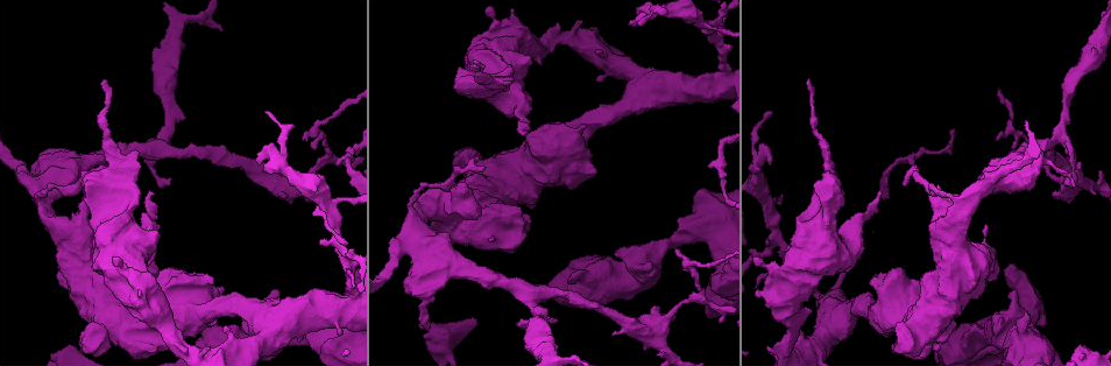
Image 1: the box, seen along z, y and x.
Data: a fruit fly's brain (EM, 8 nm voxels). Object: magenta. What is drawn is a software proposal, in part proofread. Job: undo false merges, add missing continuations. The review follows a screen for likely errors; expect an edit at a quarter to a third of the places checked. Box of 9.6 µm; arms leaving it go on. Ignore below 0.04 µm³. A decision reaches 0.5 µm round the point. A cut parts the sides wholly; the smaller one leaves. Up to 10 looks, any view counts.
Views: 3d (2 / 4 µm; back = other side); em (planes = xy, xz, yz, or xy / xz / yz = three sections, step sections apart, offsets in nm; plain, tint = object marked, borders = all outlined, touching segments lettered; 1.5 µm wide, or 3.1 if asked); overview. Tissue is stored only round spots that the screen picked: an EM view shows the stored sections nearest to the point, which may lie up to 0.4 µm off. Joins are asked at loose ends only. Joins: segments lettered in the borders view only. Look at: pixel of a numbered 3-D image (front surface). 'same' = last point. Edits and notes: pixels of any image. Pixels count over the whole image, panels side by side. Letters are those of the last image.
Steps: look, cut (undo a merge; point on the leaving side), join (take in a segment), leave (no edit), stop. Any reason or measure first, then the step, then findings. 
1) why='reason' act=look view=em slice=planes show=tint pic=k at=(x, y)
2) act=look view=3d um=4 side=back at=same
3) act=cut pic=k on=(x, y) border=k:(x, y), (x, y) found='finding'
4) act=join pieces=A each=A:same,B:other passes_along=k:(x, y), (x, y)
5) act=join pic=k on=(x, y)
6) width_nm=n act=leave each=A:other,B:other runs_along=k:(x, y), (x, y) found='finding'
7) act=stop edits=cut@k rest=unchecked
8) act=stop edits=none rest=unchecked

why='sharp bend' act=look view=3d um=4 pic=1 at=(425, 294)

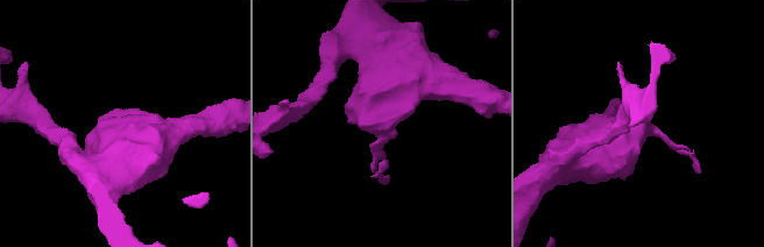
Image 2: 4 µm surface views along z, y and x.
why='need the tissue' act=look view=em slice=planes show=borders pic=2 at=(379, 123)

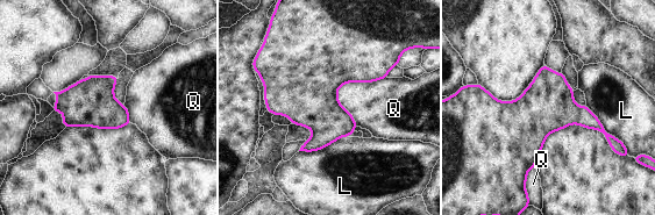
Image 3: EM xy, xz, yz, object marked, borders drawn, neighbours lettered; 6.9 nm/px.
width_nm=340 act=leave each=L:other,Q:other border=3:(386, 77), (339, 88), (356, 126) found='continuous, no second neuron'

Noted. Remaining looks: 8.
why='thin end' act=look view=3d um=2 pic=1 at=(475, 158)

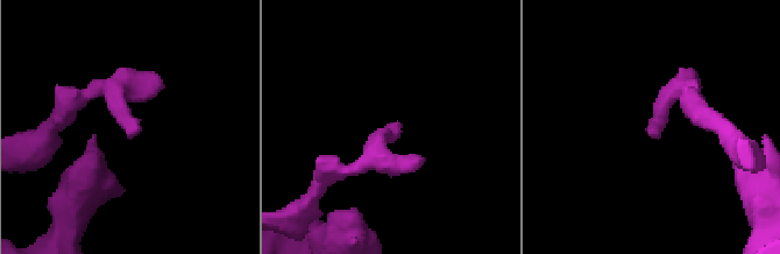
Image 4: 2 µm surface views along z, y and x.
act=look view=em slice=xy step=4 show=tint pic=4 at=(134, 135)

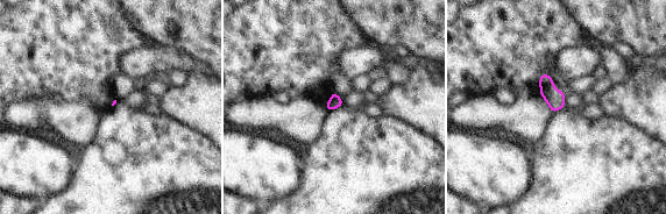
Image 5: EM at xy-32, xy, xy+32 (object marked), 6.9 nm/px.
act=look view=em slice=planes show=borders at=same

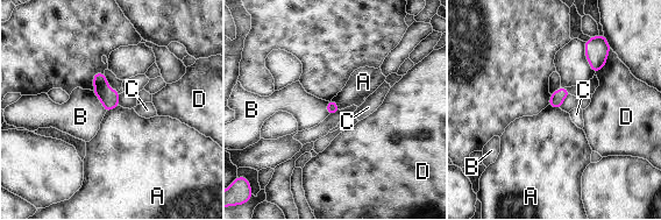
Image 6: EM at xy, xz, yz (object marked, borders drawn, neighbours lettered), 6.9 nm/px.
act=leave each=A:other,B:other,C:other,D:other border=6:(118, 105), (106, 112) found='no lettered segment goes on from it'

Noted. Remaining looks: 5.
act=look view=em slice=yz step=8 show=tint pic=1 at=(770, 114)

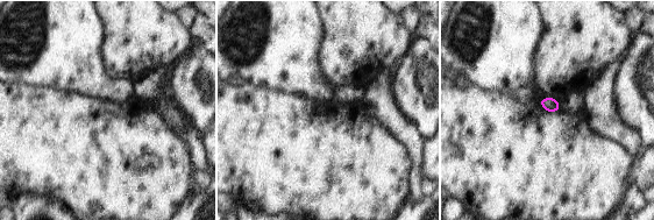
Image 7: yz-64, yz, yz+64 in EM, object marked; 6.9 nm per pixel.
act=look view=em slice=planes show=borders at=same

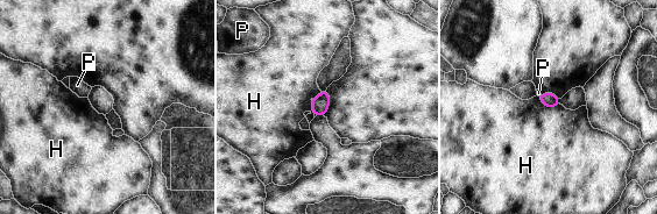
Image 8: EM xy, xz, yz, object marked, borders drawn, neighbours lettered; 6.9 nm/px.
act=leave each=H:other,P:other found='no lettered segment goes on from it'

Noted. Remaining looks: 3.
why='thick turns thin' act=look view=em slice=planes show=borders pic=1 at=(233, 343)

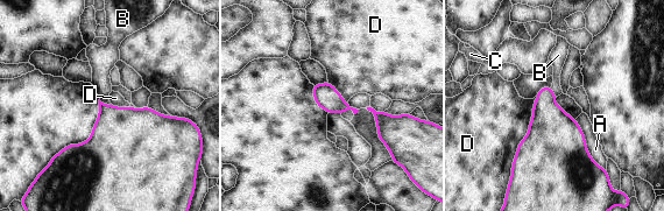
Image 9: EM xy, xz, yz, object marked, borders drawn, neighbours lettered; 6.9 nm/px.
act=leave each=A:other,B:other,C:other,D:other border=9:(537, 96), (506, 189) found='one neuron here'

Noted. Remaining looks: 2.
act=stop edits=none rest=unchecked

